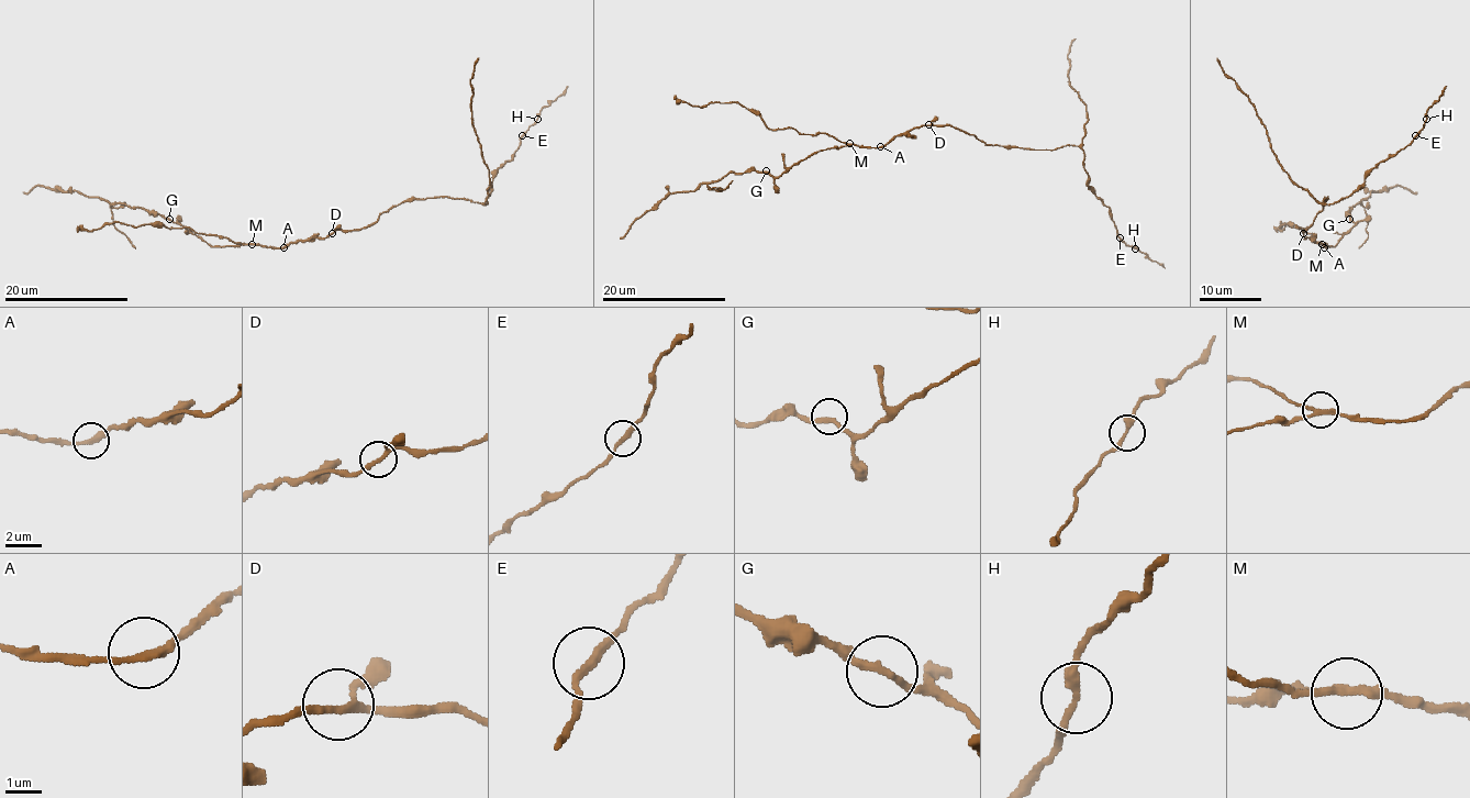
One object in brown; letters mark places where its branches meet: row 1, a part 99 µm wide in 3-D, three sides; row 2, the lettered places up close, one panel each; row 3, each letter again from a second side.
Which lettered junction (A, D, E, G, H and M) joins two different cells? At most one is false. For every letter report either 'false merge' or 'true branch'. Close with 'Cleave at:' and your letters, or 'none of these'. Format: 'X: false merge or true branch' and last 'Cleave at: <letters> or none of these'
A: true branch
D: true branch
E: true branch
G: true branch
H: true branch
M: false merge
Cleave at: M

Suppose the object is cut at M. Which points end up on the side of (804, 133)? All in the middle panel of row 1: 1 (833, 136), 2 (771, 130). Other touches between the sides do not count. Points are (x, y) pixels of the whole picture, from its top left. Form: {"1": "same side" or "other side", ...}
{"1": "same side", "2": "same side"}

